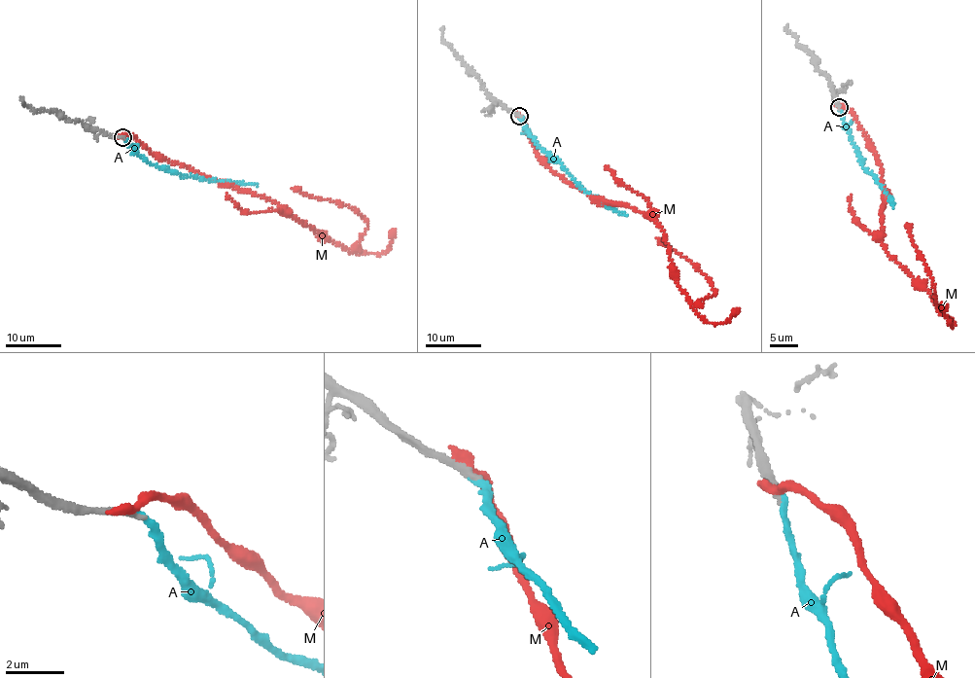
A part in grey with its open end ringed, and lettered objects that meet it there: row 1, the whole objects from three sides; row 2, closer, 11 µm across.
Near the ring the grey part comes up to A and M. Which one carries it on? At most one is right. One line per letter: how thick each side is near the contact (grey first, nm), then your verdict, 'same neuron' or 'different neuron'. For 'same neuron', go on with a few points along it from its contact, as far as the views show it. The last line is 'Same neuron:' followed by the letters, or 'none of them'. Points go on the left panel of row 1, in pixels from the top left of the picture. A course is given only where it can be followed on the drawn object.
A: 240 nm thick on the grey side, 200 nm on the other; same neuron; it runs (122, 137), (131, 150), (153, 163), (186, 177), (193, 175), (211, 181), (258, 185)
M: 280 nm thick on the grey side, 400 nm on the other; different neuron
Same neuron: A

